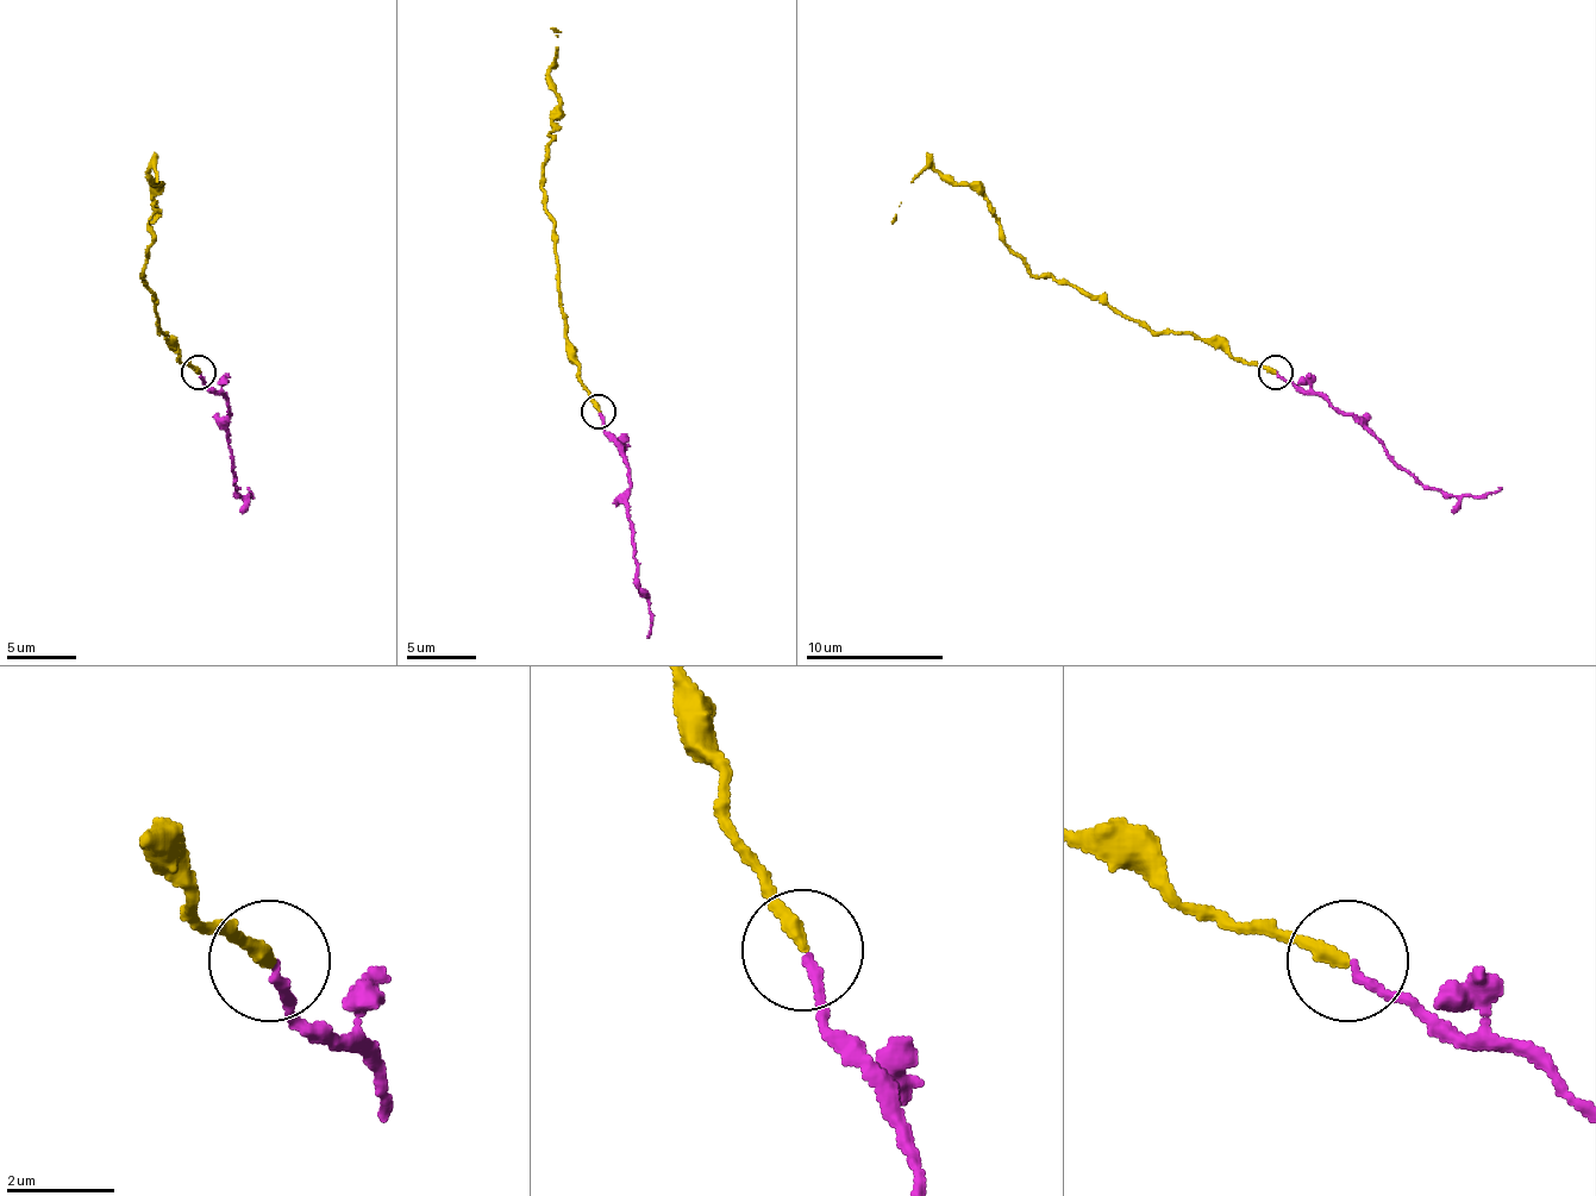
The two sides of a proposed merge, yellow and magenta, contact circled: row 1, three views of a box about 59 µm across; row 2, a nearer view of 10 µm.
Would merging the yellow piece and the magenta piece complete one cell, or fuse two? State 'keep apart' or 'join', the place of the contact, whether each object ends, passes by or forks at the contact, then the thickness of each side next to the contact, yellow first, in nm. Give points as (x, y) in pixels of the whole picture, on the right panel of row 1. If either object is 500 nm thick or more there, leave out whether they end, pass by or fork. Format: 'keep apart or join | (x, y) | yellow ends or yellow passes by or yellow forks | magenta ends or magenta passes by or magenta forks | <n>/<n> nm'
join | (1275, 371) | yellow ends | magenta ends | 240/160 nm

